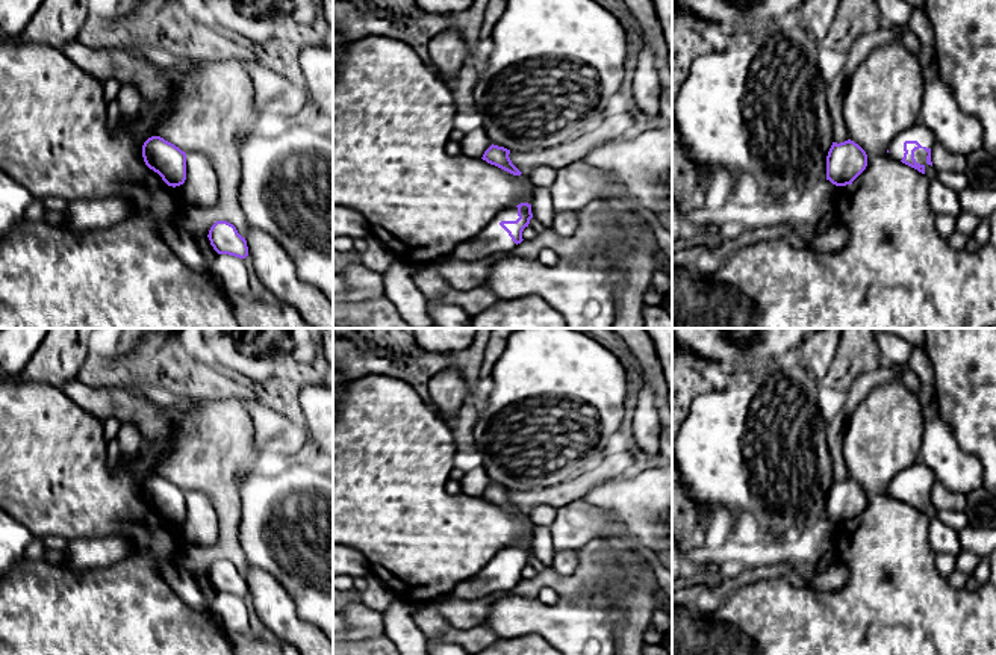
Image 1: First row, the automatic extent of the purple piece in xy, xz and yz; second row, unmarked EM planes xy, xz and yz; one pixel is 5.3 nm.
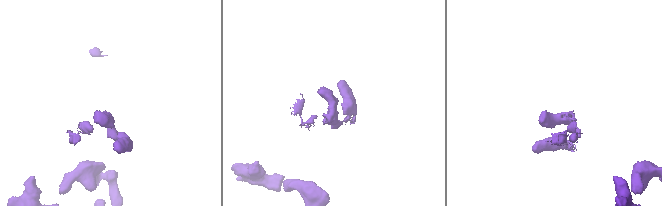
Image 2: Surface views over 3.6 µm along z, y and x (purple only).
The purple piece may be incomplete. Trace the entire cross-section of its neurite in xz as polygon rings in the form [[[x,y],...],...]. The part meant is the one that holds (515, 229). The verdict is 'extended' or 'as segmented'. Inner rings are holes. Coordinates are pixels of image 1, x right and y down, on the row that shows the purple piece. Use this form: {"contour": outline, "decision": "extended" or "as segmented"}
{"contour": [[[528,203],[509,207],[498,213],[480,234],[459,244],[451,257],[462,262],[477,262],[492,254],[509,253],[524,241],[522,231],[531,218],[531,204]]], "decision": "extended"}

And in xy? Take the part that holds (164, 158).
{"contour": [[[160,136],[148,138],[142,145],[145,165],[157,172],[168,186],[180,186],[186,180],[186,153]]], "decision": "as segmented"}

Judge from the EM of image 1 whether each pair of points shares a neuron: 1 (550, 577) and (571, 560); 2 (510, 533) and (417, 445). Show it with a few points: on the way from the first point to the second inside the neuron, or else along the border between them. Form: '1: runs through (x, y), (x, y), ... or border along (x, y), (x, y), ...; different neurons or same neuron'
1: border along (551, 566), (562, 575), (574, 575); different neurons
2: runs through (480, 530), (471, 530), (417, 475); same neuron

